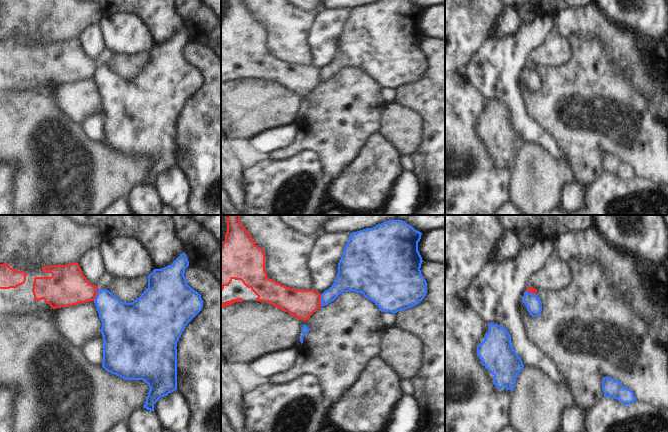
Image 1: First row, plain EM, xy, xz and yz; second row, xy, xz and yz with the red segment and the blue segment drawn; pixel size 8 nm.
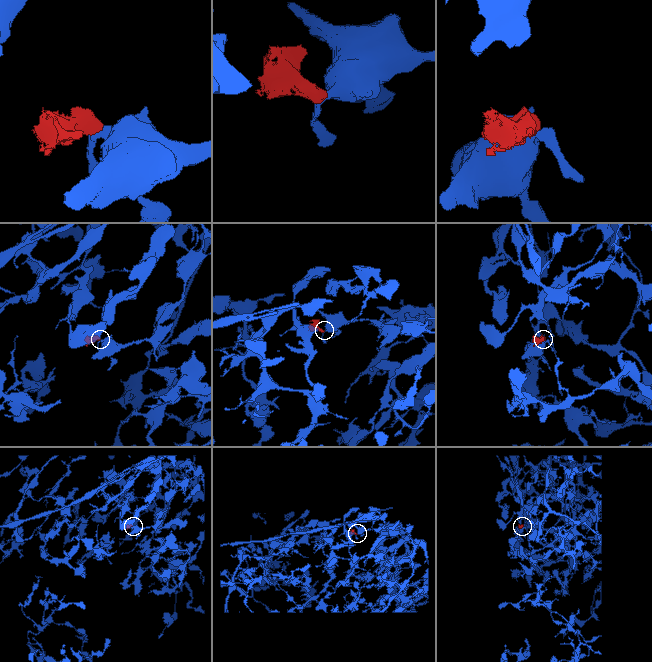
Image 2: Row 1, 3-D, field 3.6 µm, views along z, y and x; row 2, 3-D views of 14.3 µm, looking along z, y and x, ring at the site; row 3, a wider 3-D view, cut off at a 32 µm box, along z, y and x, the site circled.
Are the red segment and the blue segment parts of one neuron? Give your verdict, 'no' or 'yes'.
no

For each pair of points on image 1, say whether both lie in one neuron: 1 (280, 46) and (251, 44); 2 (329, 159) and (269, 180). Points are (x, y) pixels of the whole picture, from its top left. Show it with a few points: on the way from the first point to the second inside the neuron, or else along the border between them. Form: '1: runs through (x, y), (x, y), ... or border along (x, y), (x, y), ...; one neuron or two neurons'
1: border along (263, 23), (270, 30), (270, 51), (286, 63); two neurons
2: border along (299, 151), (313, 150), (322, 170), (332, 178); two neurons

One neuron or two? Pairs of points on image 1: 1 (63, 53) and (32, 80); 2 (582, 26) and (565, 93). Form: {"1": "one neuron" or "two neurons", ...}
{"1": "one neuron", "2": "two neurons"}

